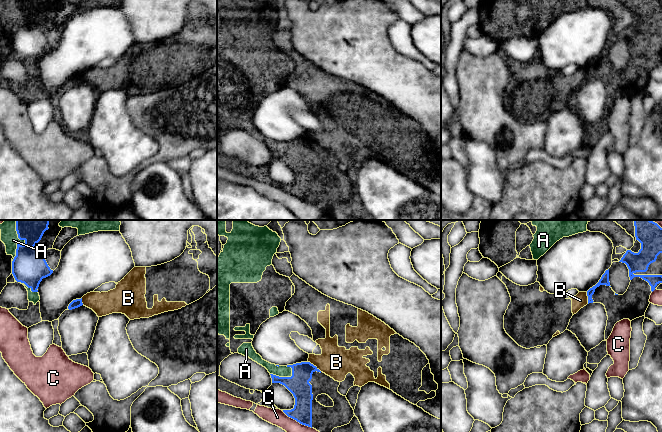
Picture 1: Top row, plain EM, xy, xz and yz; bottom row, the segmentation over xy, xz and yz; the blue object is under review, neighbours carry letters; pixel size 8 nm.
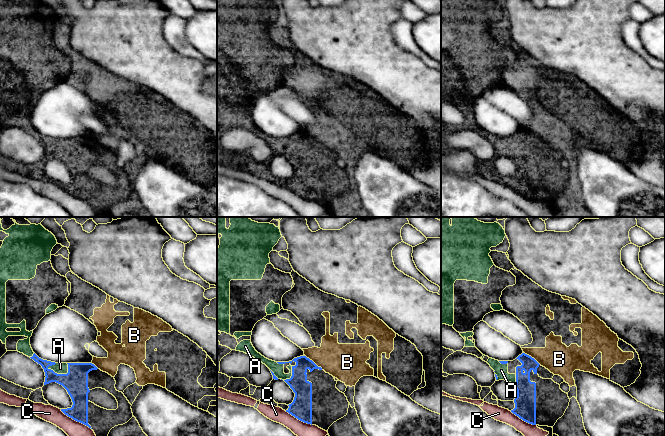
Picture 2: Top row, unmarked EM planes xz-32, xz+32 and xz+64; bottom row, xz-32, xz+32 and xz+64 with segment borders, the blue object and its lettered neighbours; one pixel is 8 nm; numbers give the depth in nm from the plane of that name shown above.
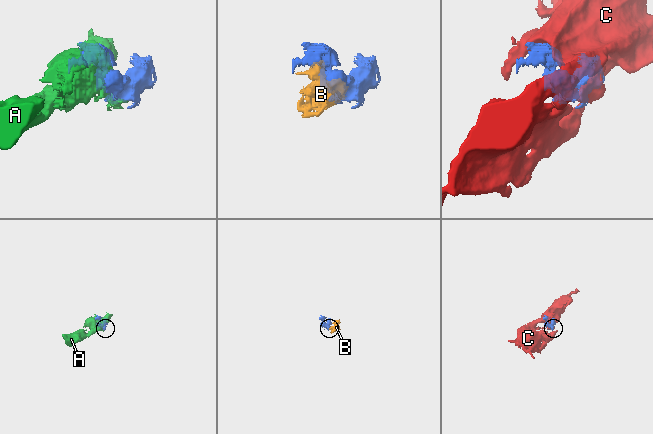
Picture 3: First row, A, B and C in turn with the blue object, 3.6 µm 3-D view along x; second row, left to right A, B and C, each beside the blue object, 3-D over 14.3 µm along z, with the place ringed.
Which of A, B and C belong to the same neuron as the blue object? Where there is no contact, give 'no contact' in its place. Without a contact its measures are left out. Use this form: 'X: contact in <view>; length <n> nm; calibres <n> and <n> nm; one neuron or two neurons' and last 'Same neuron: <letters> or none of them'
A: contact in xy; length 340 nm; calibres 280 and 140 nm; one neuron
B: contact in xz; length 140 nm; calibres 180 and 260 nm; two neurons
C: contact in xz; length 280 nm; calibres 160 and 130 nm; two neurons
Same neuron: A

